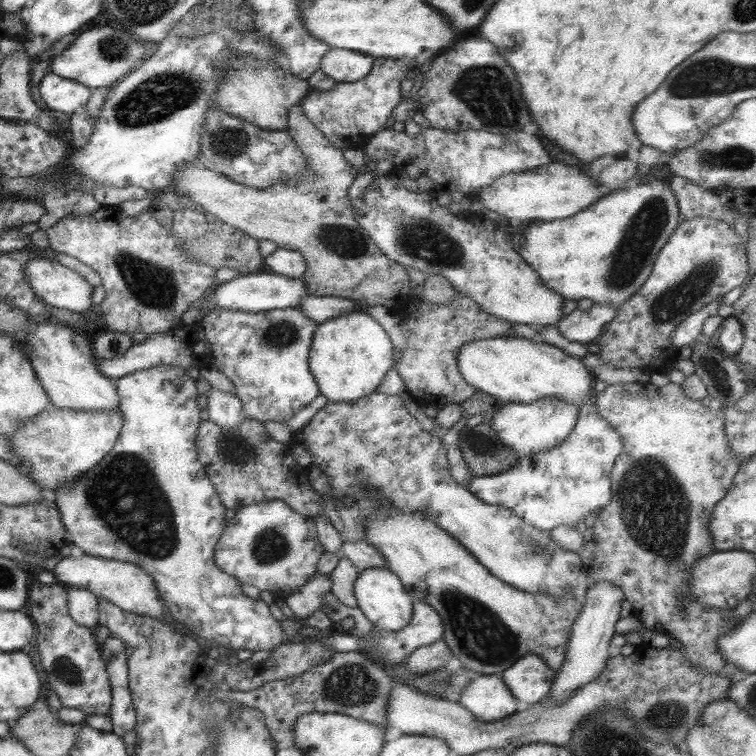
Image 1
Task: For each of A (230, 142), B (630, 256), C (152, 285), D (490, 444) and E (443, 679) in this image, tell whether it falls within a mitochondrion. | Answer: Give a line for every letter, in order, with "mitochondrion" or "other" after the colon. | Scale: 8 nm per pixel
A: mitochondrion
B: mitochondrion
C: mitochondrion
D: other
E: mitochondrion

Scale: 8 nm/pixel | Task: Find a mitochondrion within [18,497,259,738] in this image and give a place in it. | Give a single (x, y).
(64, 671)

